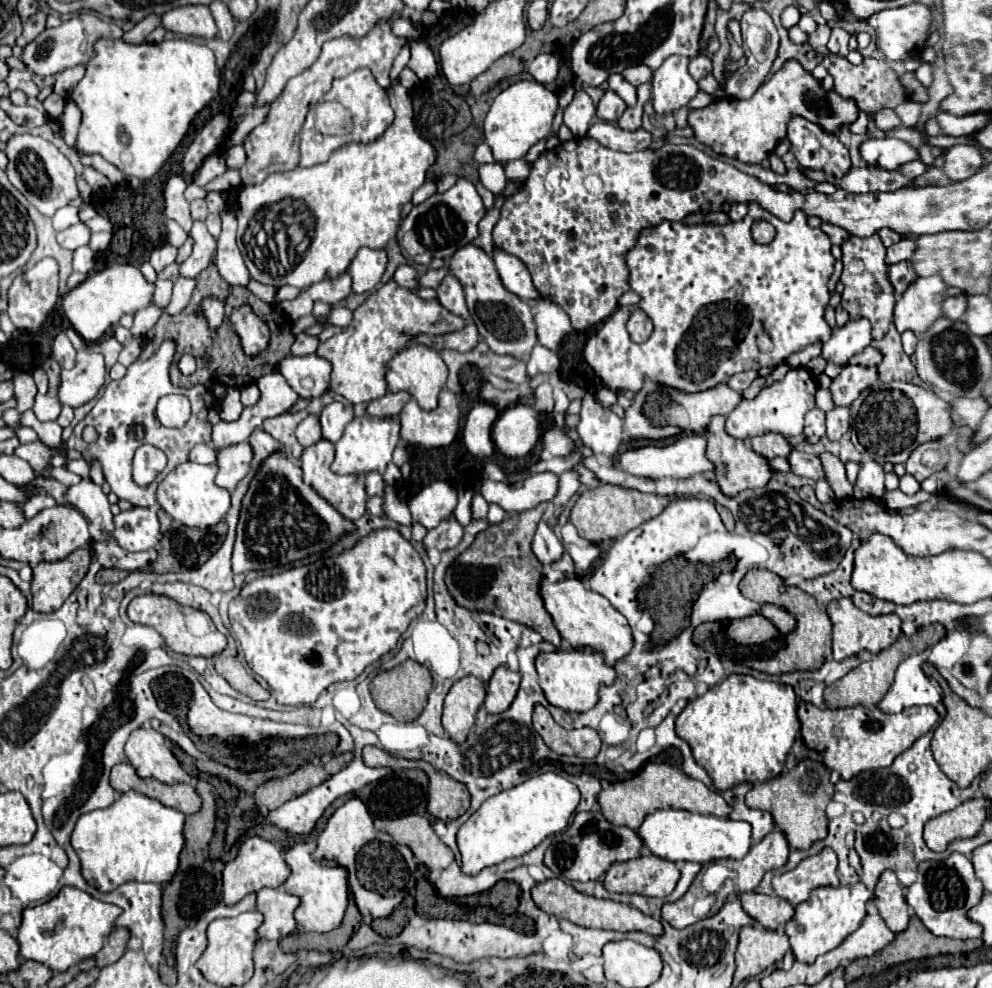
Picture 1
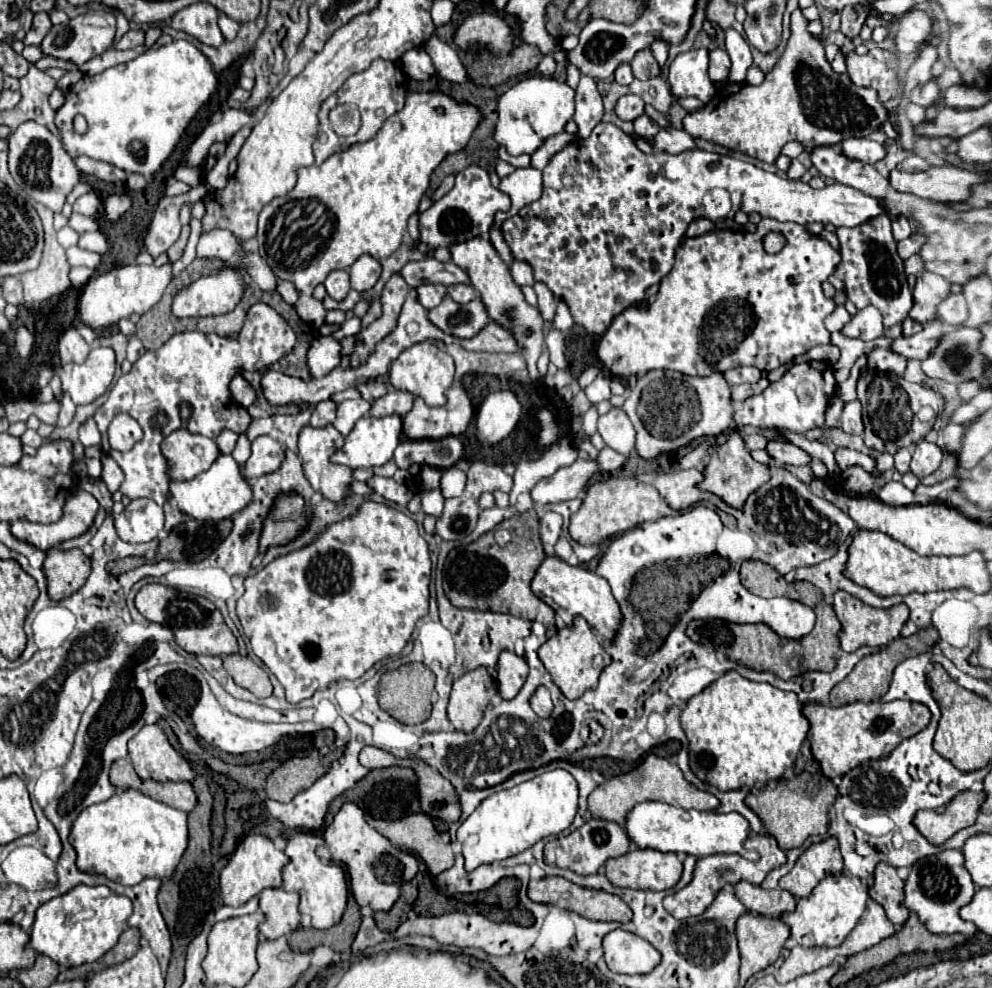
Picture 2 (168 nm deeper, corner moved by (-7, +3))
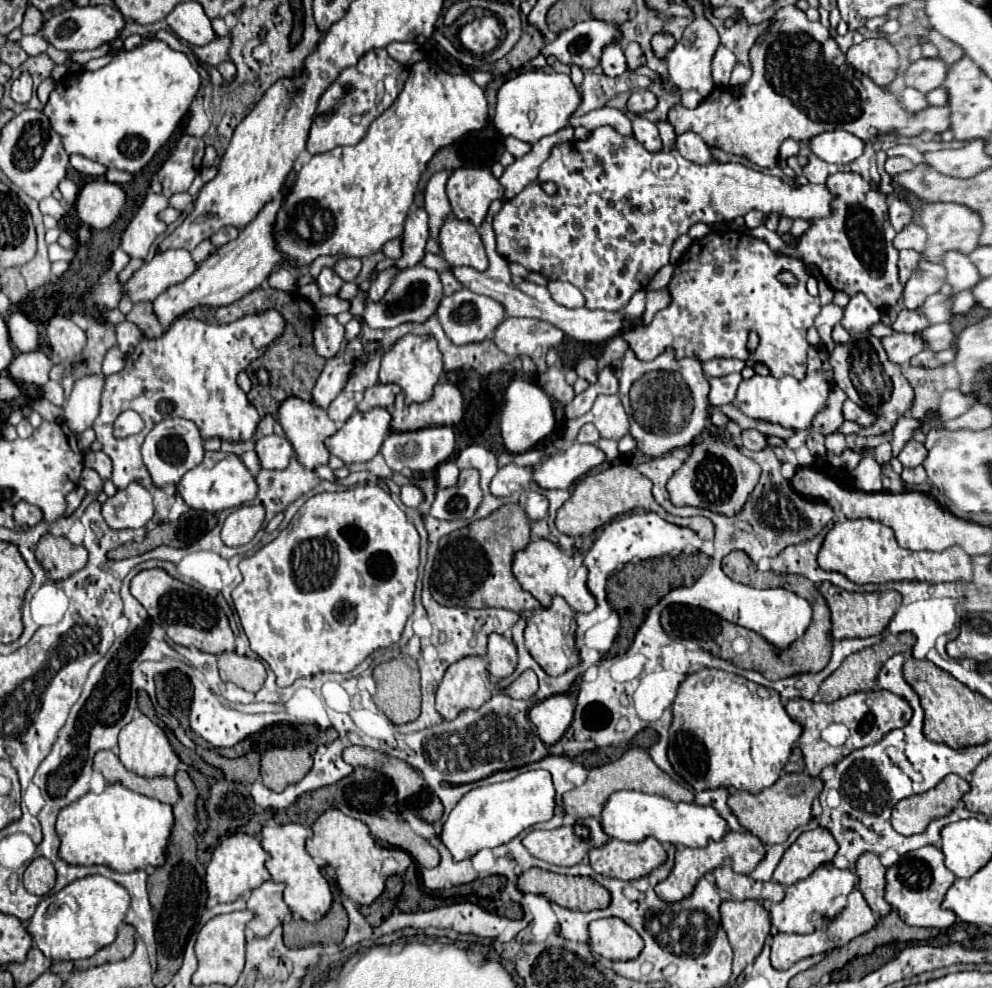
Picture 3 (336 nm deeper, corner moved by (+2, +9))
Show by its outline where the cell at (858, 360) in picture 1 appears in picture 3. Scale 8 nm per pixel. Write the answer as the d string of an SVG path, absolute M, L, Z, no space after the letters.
M950 323L930 325L922 333L918 333L918 337L922 337L922 341L926 341L928 349L932 349L932 351L948 349L952 345L952 341L954 341L954 333L950 329Z

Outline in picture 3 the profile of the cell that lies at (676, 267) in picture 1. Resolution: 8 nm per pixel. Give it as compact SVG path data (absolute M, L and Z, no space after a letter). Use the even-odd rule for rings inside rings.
M710 231L706 237L692 241L690 249L676 263L672 279L666 287L672 299L670 305L660 309L650 325L636 325L622 331L620 337L630 345L634 355L644 361L662 355L666 349L674 349L678 359L694 357L704 363L716 357L734 357L742 361L764 363L772 377L794 375L796 379L802 379L806 371L806 351L810 347L806 341L806 331L814 325L814 319L822 309L820 297L810 297L806 291L808 277L808 265L800 257L776 255L762 239L740 231ZM782 269L788 269L798 277L794 287L784 287L776 279ZM750 331L756 331L760 337L760 343L754 351L748 351L746 347Z

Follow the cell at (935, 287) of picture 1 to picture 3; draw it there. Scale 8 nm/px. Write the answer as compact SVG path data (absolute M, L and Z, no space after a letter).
M922 259L918 263L918 269L910 275L908 283L904 285L902 301L904 301L906 309L922 307L922 303L928 295L940 291L940 287L944 285L944 279L946 279L946 271L942 269L942 265Z

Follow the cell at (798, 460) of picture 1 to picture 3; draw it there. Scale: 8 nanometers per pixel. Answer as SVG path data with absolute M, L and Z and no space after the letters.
M746 429L742 433L742 445L746 449L750 449L750 451L760 451L760 449L764 449L768 445L768 439L766 439L766 435L762 435L756 429Z

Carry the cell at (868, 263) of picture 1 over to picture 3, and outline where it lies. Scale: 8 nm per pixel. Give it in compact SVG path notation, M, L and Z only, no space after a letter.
M836 173L836 175L830 175L826 185L828 185L830 193L836 195L834 213L830 217L826 217L826 219L814 219L810 229L800 237L796 247L787 246L776 232L768 230L765 225L748 230L748 234L766 241L776 254L796 255L796 257L802 257L804 263L818 265L818 269L822 271L822 275L826 277L826 281L830 283L832 289L844 291L848 297L854 297L856 293L864 293L868 297L868 301L876 309L882 309L882 311L892 309L896 305L896 301L902 297L902 285L898 281L898 267L896 267L898 251L892 245L892 239L896 237L896 231L888 223L886 197L880 191L870 189L870 183L864 181L858 173Z

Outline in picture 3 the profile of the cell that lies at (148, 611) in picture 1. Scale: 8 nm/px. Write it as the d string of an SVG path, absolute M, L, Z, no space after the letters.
M162 569L140 571L130 583L130 593L148 611L152 621L164 627L164 631L174 643L184 647L196 647L212 655L234 651L234 633L228 625L224 611L216 605L216 601L210 595L204 595L202 591L180 583L178 579L166 575Z

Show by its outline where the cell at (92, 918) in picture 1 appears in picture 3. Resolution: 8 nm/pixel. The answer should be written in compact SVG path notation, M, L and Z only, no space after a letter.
M102 875L84 877L72 881L62 891L44 897L28 921L26 931L32 935L38 949L52 961L86 959L114 941L116 929L124 921L128 905L130 895L122 885Z

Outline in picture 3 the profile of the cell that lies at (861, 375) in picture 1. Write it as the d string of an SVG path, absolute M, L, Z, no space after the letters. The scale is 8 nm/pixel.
M894 333L888 337L882 337L882 347L886 349L886 355L890 357L890 361L904 365L914 355L918 355L922 349L926 349L926 343L918 335Z

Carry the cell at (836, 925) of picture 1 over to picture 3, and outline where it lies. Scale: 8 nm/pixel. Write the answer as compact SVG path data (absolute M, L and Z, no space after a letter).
M832 863L820 865L808 879L798 881L786 889L786 897L780 903L766 903L772 925L782 933L814 933L822 921L834 921L846 907L846 897L856 889L858 877L850 869L838 869Z

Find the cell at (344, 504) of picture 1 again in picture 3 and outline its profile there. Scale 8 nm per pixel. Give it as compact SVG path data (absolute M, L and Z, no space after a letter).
M292 397L292 399L286 399L286 401L280 405L276 419L278 419L278 423L280 423L284 435L286 435L288 441L292 443L298 463L300 463L304 469L314 471L314 469L318 469L320 465L328 465L330 453L328 453L328 449L324 447L324 439L336 433L336 425L334 425L334 421L326 415L324 409L320 409L320 407L312 405L312 403L304 403L304 401Z

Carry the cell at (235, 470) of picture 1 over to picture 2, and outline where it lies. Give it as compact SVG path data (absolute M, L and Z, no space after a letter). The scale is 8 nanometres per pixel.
M263 435L263 437L253 441L251 449L253 449L253 453L251 453L247 465L243 467L245 479L261 477L261 475L269 475L273 471L279 471L283 459L285 459L285 449L279 441Z

